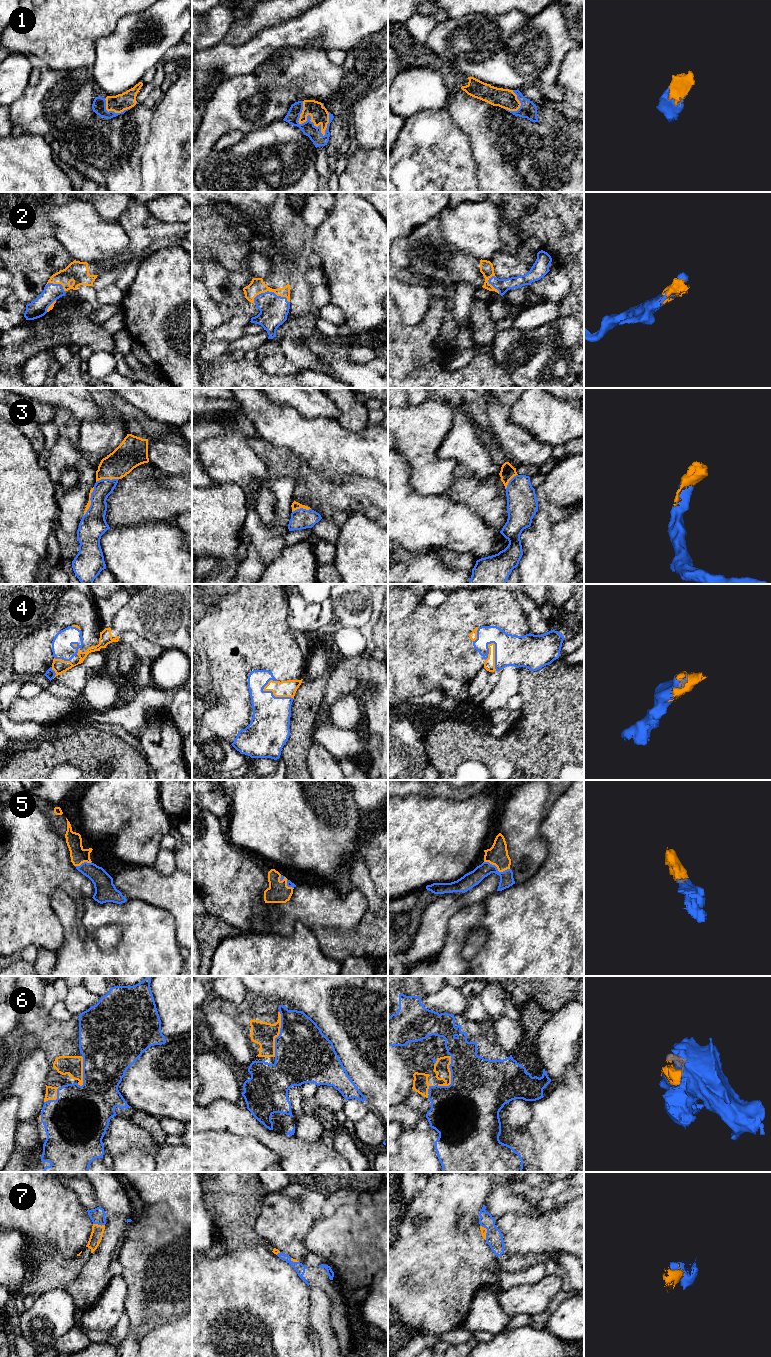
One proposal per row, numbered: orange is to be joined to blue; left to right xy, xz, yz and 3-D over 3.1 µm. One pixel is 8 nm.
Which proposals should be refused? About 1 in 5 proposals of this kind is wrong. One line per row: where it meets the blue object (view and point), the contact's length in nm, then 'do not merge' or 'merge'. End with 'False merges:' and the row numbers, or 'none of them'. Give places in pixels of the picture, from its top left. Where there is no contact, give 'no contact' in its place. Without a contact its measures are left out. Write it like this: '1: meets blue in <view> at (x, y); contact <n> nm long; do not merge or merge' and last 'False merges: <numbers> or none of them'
1: meets blue in xz at (307, 118); contact 340 nm long; merge
2: meets blue in xz at (272, 292); contact 300 nm long; merge
3: meets blue in xy at (91, 501); contact 240 nm long; merge
4: meets blue in xz at (277, 697); contact 260 nm long; merge
5: meets blue in yz at (496, 868); contact 220 nm long; merge
6: meets blue in xz at (279, 1034); contact 380 nm long; merge
7: meets blue in xy at (99, 1224); contact 100 nm long; merge
False merges: none of them

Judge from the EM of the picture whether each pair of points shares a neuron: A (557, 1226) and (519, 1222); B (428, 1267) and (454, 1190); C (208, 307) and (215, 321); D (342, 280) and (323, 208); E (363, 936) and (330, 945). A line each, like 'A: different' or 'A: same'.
A: same
B: same
C: same
D: different
E: same

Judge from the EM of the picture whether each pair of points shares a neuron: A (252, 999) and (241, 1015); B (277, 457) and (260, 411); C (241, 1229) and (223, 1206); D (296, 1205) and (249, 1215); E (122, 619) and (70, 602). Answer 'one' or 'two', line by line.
A: one
B: two
C: one
D: two
E: two

